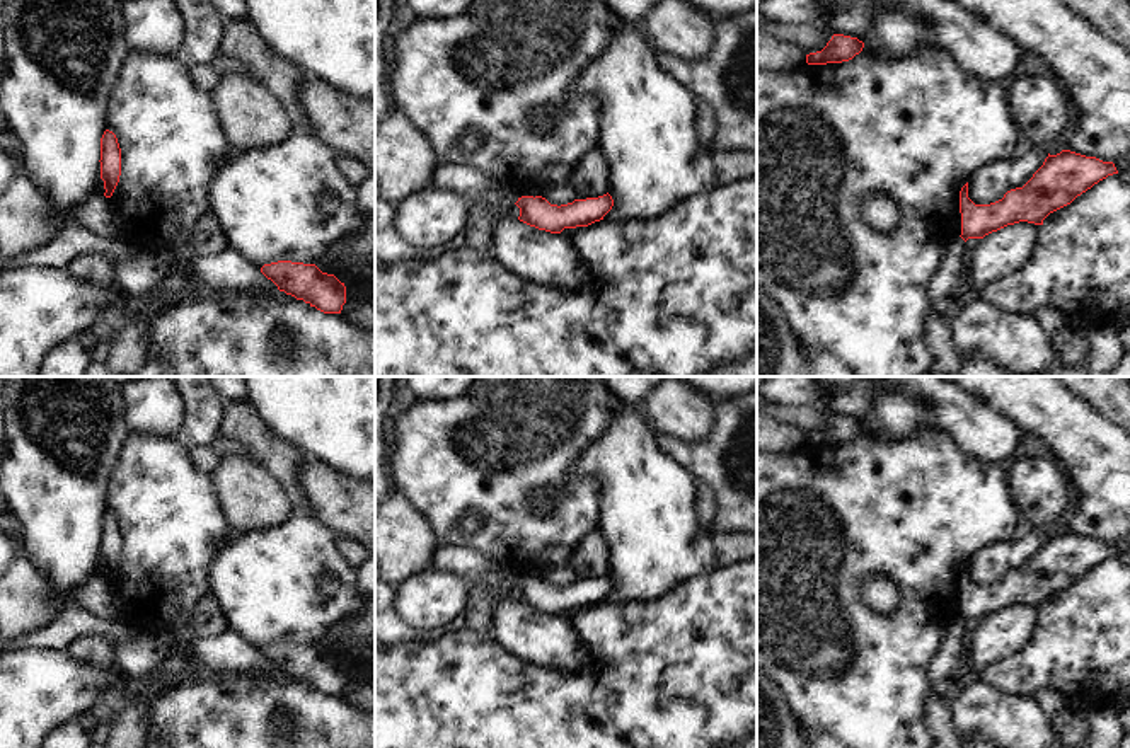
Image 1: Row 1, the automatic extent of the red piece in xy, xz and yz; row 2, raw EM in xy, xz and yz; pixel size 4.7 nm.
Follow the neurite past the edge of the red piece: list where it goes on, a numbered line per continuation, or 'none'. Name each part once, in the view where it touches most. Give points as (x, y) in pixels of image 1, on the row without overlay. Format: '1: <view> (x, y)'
none

